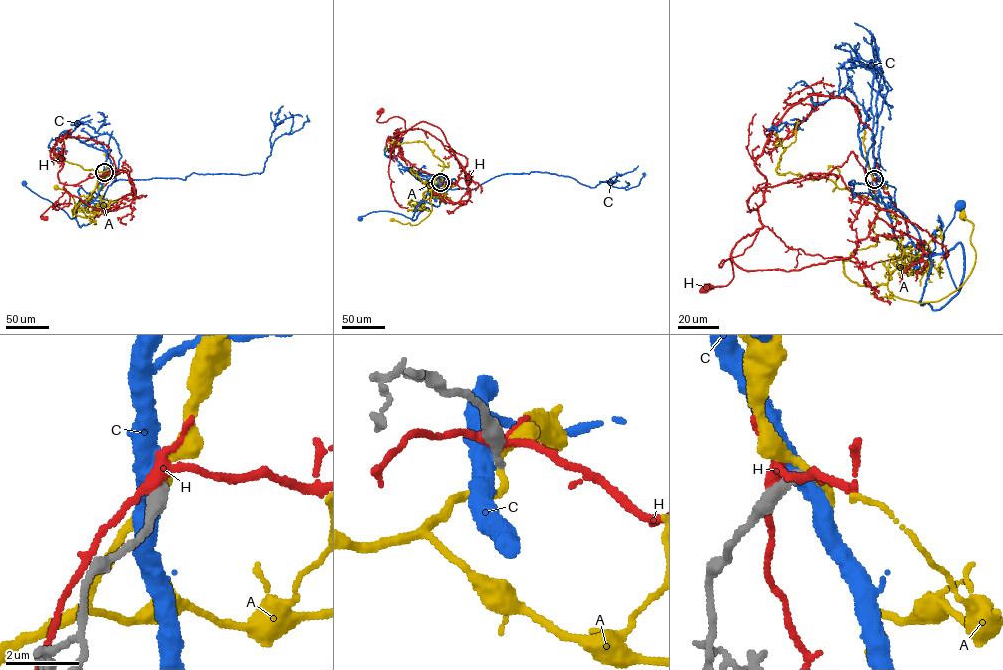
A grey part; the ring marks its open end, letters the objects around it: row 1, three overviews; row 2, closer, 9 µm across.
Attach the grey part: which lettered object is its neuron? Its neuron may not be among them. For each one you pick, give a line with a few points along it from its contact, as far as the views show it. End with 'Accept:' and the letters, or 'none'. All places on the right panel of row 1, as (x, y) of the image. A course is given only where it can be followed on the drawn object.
Accept: none

